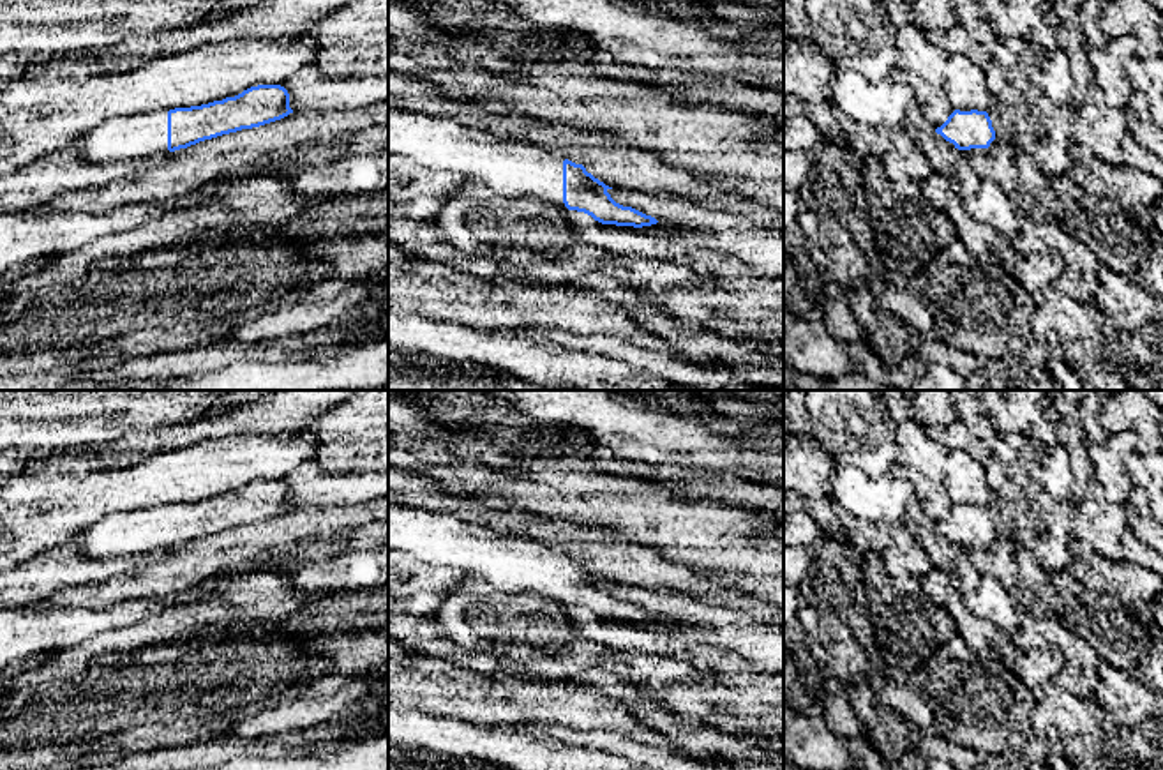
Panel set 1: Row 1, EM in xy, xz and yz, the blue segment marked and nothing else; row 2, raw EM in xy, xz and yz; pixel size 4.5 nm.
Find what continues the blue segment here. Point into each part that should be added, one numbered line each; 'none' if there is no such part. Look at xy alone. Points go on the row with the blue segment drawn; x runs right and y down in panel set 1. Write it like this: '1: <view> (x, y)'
1: xy (135, 143)

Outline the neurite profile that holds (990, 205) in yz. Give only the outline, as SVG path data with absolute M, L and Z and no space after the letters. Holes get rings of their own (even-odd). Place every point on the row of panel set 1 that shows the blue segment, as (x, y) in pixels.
M981 180L979 189L964 200L967 214L1011 244L1020 237L1020 217L1008 192L994 180Z

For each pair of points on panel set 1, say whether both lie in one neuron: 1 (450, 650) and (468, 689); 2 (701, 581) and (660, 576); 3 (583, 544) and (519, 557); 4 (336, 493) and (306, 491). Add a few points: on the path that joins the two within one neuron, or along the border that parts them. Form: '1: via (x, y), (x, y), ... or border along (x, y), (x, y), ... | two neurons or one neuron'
1: border along (417, 654), (496, 675) | two neurons
2: via (690, 581), (671, 578) | one neuron
3: border along (519, 537), (556, 544), (593, 573) | two neurons
4: via (329, 491), (313, 491) | one neuron

